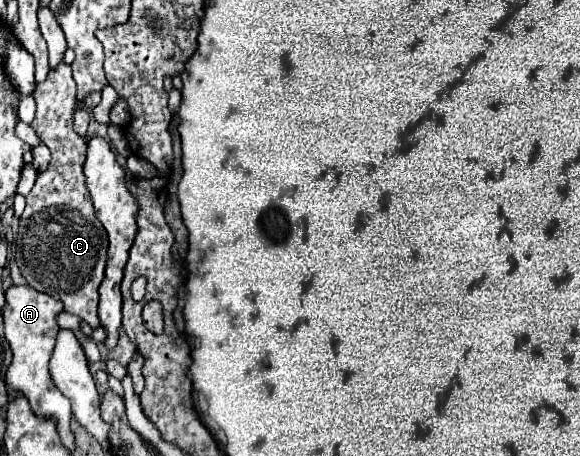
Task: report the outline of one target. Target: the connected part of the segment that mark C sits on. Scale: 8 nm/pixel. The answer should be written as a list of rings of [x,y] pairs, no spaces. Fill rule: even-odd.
[[[61,61],[43,83],[35,89],[37,113],[31,123],[41,141],[51,149],[49,167],[37,175],[37,181],[27,195],[27,207],[19,219],[17,265],[27,285],[41,293],[57,297],[65,311],[79,315],[91,327],[99,327],[97,317],[97,287],[103,281],[107,261],[107,233],[95,217],[89,191],[85,189],[83,163],[87,157],[87,141],[73,131],[75,111],[75,81],[71,67]],[[71,209],[71,211],[53,211]]]

